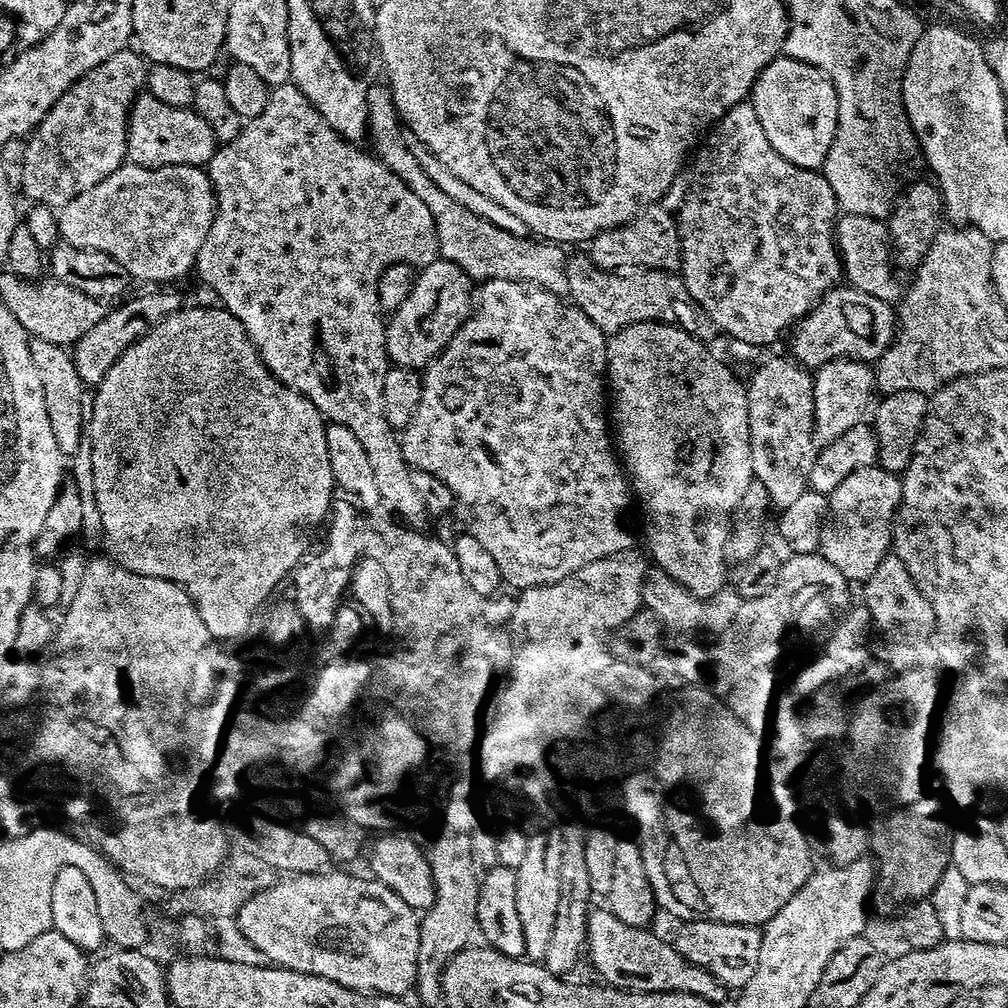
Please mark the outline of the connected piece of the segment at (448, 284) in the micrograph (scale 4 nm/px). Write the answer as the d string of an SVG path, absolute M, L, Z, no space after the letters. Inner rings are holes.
M424 266L417 271L414 286L409 290L404 303L395 307L397 313L384 325L384 347L388 349L388 367L396 374L419 374L424 371L439 353L443 352L461 331L460 319L464 316L464 294L466 298L465 277L453 268L443 266Z

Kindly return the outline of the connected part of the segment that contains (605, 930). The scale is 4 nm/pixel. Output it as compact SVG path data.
M607 907L589 911L588 914L588 938L586 941L586 956L592 959L592 964L597 968L600 976L607 974L611 980L618 980L619 976L636 973L649 973L651 967L657 970L663 969L663 964L671 956L674 956L674 948L671 943L659 940L654 933L648 932L647 927L627 924L617 917Z

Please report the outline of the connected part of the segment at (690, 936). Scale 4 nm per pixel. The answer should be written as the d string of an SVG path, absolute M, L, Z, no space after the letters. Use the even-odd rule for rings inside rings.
M688 918L676 932L674 948L681 961L704 968L729 989L739 990L754 975L762 949L761 929L754 924L731 924L707 918Z

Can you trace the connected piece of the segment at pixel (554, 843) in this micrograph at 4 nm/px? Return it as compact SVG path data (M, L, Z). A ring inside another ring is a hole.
M553 830L552 833L540 832L529 839L526 862L516 872L518 914L522 918L522 934L526 938L524 950L536 962L543 961L556 933L561 866L560 834L559 831Z

